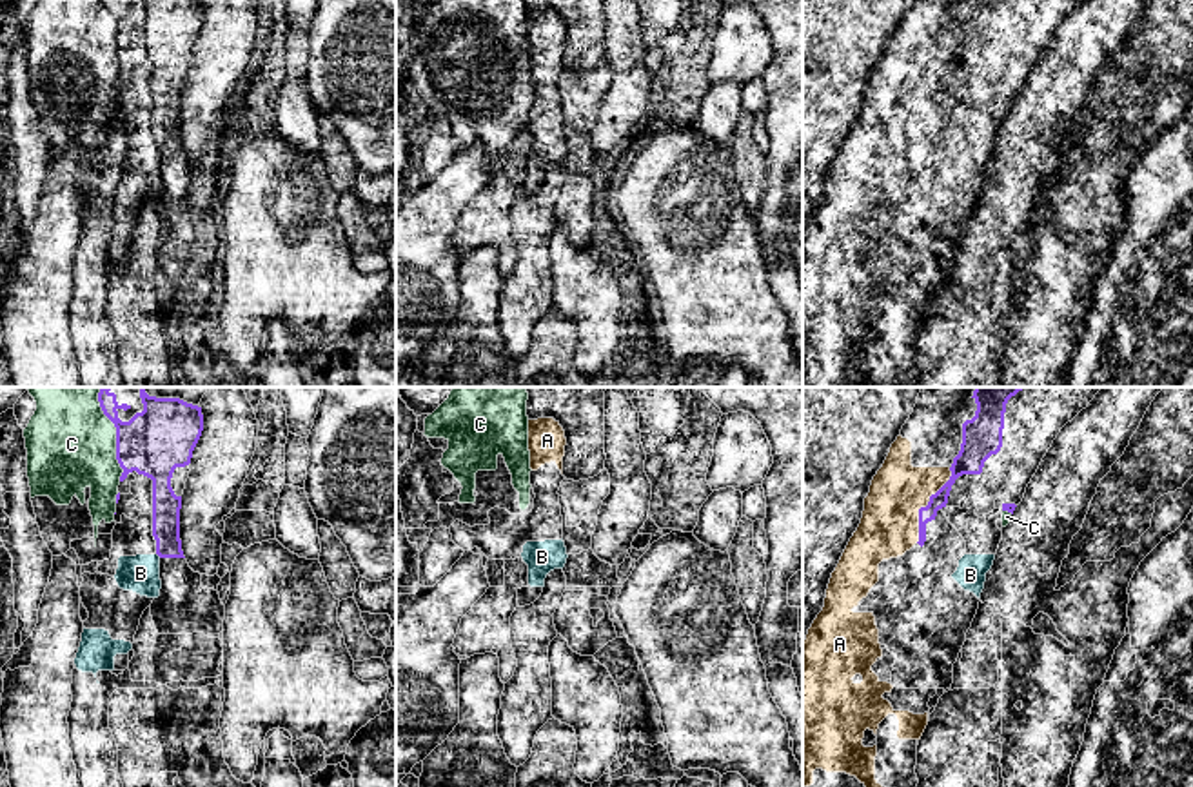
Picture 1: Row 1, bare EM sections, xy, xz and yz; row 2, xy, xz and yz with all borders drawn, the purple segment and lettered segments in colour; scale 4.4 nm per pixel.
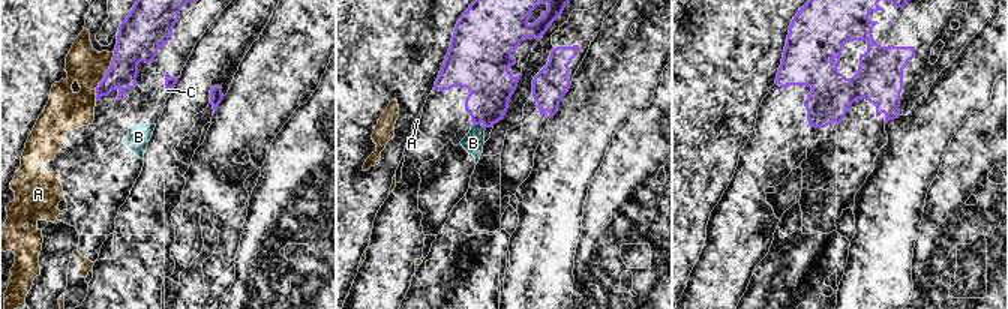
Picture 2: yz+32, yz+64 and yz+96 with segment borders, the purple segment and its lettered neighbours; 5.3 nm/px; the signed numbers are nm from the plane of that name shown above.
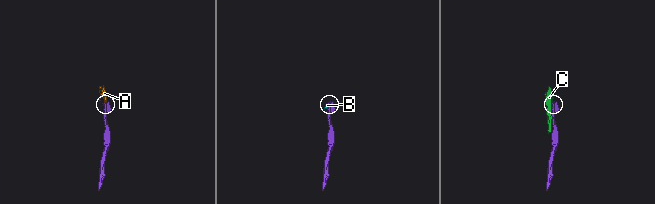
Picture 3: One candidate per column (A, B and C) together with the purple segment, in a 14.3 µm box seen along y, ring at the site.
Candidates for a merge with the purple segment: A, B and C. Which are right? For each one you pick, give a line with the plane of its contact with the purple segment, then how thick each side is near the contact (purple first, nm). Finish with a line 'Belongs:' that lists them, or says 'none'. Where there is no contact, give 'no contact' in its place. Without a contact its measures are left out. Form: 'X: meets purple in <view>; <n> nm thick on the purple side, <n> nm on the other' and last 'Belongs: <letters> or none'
A: meets purple in yz; 100 nm thick on the purple side, 260 nm on the other
Belongs: A

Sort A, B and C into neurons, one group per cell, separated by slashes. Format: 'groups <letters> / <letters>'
groups A / B / C

